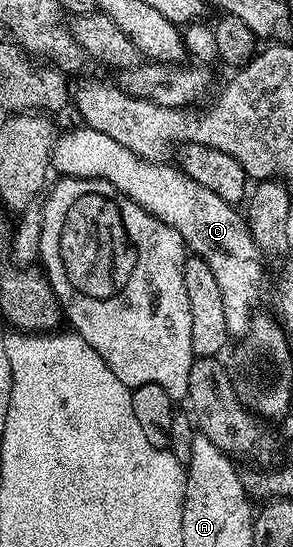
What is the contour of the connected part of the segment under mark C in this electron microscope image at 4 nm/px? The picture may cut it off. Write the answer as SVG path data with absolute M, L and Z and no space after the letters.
M75 125L58 136L51 156L52 168L68 179L104 179L141 209L181 233L192 256L203 259L213 269L221 289L228 336L246 336L251 323L251 306L263 295L264 252L253 241L246 218L232 204L221 201L213 189L197 185L193 177L167 161L152 161L125 149L121 141L105 137L97 129Z

